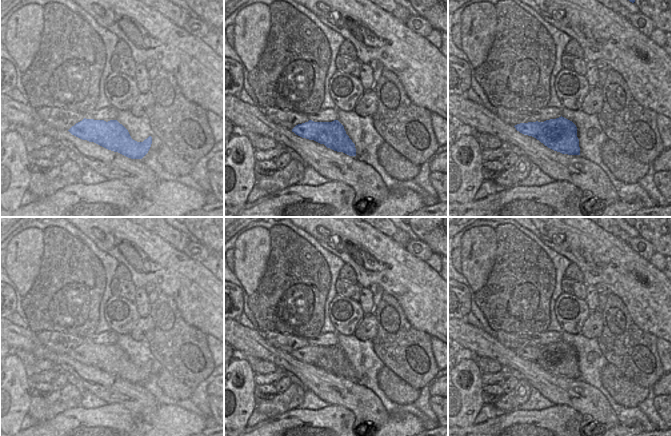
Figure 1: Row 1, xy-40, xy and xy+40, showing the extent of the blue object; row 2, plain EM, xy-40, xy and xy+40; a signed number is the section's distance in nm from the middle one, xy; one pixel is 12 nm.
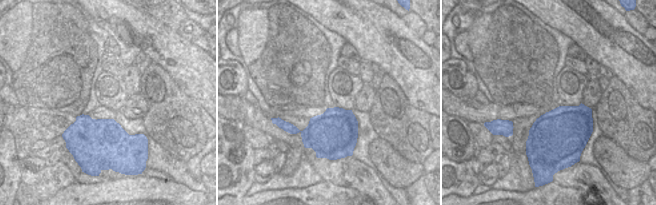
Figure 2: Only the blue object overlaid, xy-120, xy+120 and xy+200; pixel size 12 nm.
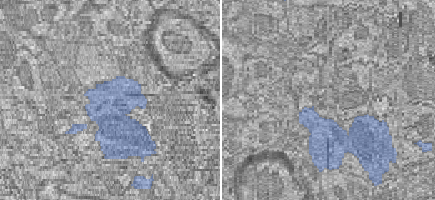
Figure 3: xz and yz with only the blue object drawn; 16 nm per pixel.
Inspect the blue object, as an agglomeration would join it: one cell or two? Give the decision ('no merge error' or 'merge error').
merge error

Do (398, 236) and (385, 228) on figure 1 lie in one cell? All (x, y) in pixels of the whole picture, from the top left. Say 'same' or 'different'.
same

